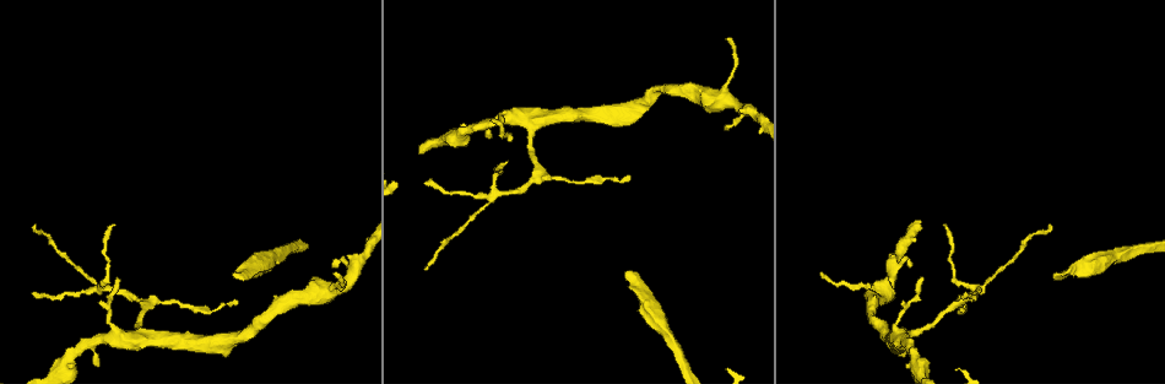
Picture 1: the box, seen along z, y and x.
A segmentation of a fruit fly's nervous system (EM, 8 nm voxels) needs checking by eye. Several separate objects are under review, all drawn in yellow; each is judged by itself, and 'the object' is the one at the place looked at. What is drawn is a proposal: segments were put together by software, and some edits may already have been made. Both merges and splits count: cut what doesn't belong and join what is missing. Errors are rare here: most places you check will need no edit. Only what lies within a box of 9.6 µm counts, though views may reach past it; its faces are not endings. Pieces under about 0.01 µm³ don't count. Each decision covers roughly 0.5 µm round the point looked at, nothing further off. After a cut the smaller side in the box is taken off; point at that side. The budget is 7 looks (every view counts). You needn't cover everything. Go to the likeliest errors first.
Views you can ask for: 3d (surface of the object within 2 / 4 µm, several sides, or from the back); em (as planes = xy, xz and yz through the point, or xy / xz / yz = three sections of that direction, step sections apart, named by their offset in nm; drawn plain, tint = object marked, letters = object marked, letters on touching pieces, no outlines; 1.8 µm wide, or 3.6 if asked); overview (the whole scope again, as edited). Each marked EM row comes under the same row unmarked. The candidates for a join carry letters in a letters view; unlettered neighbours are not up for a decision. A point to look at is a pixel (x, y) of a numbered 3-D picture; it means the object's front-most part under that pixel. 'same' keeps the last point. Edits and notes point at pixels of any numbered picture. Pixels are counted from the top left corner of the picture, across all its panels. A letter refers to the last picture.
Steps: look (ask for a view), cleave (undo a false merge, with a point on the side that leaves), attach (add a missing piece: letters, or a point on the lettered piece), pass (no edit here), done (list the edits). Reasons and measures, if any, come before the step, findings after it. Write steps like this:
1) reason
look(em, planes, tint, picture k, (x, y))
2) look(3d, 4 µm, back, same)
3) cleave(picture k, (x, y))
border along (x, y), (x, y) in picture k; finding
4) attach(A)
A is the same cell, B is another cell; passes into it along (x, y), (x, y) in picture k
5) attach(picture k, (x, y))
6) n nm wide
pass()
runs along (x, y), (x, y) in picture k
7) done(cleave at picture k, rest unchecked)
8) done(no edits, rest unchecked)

free end
look(3d, 4 µm, picture 1, (235, 279))

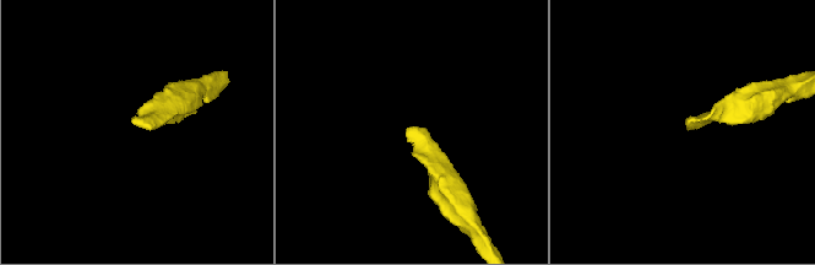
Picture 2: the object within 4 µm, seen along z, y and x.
now the EM
look(em, planes, tint, picture 2, (687, 122))

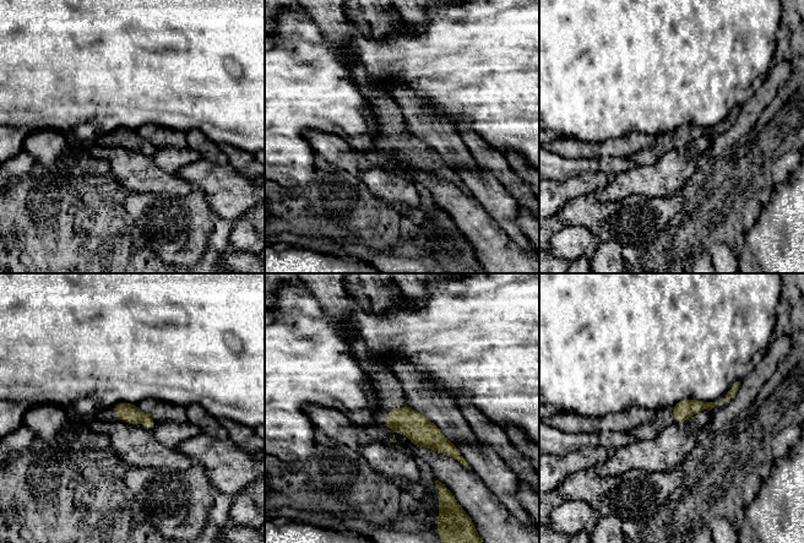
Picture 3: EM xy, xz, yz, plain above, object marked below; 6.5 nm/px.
look(em, planes, letters, same)

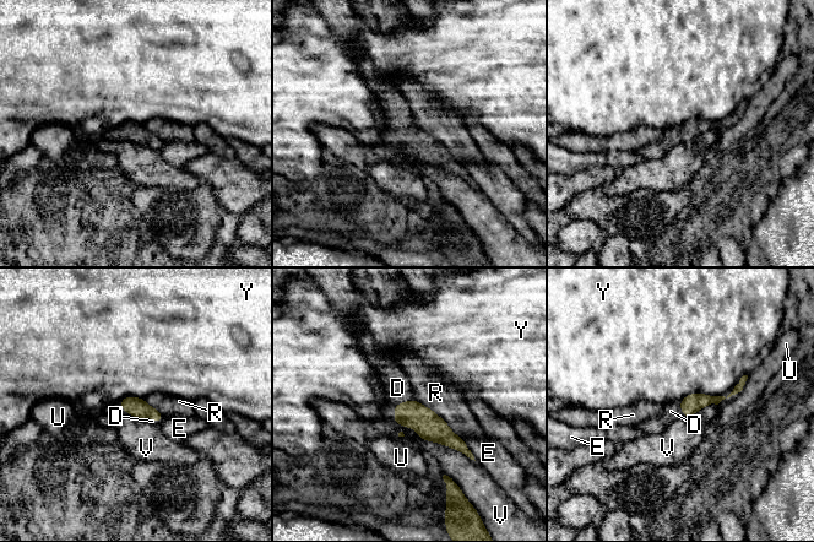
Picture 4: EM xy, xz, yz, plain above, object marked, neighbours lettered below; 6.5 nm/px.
R touches over 420 nm
attach(D)
D is the same cell, E, R, U, V and Y are other cells; it goes on there

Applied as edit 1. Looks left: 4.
sudden change in width
look(em, xz, step 4, tint, picture 1, (1112, 256))

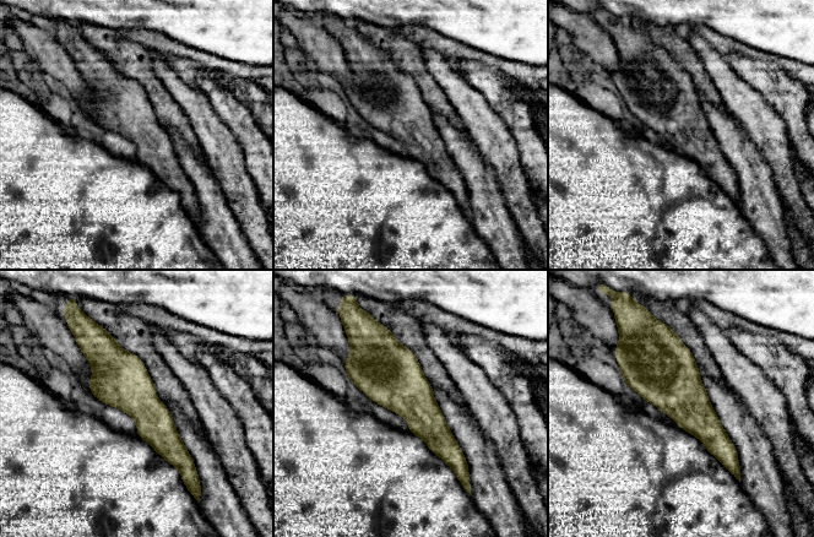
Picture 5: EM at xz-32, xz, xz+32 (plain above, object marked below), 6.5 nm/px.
look(em, planes, letters, same)

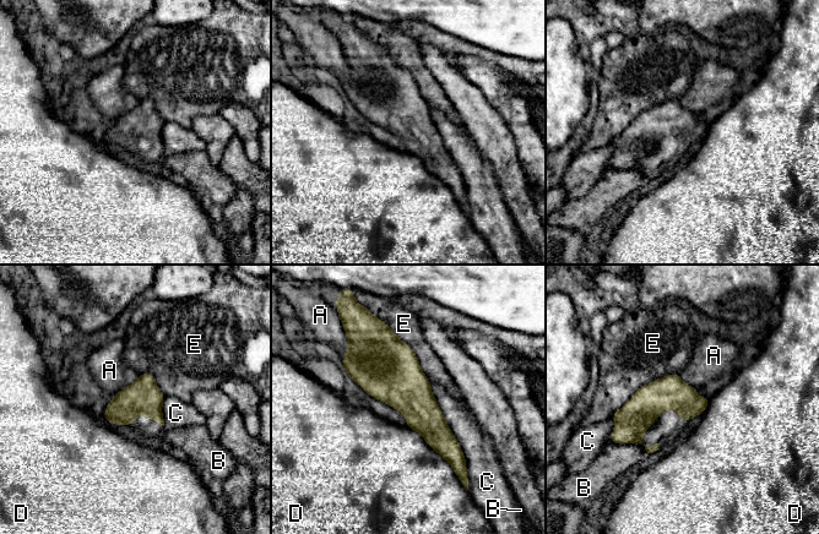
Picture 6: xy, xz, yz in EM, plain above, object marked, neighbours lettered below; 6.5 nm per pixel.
pass()
A, B, C, D and E are other cells; runs along (705, 401), (657, 402), (620, 440) in picture 6; all the same neuron

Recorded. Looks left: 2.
done(attach at picture 4, rest unchecked)

